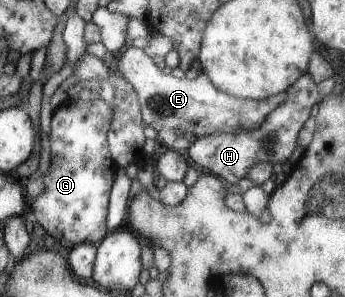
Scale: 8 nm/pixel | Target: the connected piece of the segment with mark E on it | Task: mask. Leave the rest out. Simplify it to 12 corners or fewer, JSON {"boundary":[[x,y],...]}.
{"boundary":[[142,49],[116,55],[142,120],[168,148],[259,129],[287,93],[219,91],[203,72],[177,78]]}

